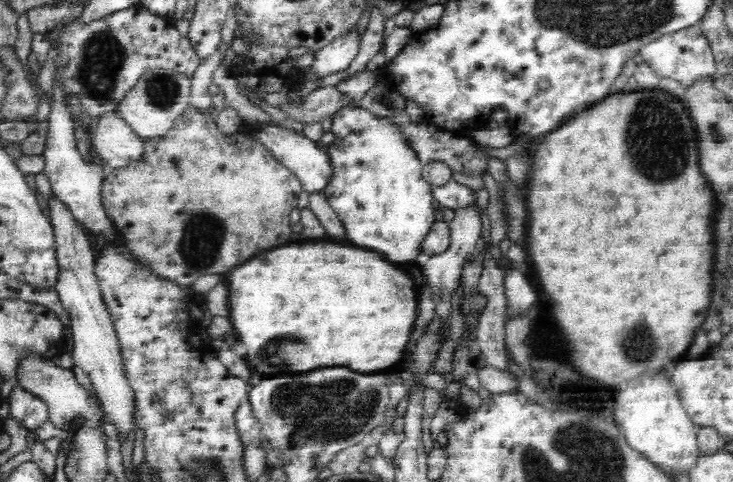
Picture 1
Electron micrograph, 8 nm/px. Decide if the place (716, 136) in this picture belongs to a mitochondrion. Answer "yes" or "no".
yes

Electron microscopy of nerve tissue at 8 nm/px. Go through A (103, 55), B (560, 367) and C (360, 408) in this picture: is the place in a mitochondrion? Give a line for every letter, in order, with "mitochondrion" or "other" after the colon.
A: mitochondrion
B: other
C: mitochondrion

